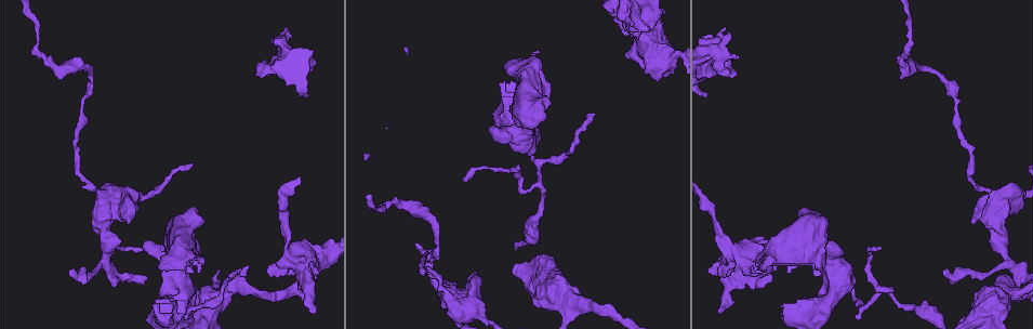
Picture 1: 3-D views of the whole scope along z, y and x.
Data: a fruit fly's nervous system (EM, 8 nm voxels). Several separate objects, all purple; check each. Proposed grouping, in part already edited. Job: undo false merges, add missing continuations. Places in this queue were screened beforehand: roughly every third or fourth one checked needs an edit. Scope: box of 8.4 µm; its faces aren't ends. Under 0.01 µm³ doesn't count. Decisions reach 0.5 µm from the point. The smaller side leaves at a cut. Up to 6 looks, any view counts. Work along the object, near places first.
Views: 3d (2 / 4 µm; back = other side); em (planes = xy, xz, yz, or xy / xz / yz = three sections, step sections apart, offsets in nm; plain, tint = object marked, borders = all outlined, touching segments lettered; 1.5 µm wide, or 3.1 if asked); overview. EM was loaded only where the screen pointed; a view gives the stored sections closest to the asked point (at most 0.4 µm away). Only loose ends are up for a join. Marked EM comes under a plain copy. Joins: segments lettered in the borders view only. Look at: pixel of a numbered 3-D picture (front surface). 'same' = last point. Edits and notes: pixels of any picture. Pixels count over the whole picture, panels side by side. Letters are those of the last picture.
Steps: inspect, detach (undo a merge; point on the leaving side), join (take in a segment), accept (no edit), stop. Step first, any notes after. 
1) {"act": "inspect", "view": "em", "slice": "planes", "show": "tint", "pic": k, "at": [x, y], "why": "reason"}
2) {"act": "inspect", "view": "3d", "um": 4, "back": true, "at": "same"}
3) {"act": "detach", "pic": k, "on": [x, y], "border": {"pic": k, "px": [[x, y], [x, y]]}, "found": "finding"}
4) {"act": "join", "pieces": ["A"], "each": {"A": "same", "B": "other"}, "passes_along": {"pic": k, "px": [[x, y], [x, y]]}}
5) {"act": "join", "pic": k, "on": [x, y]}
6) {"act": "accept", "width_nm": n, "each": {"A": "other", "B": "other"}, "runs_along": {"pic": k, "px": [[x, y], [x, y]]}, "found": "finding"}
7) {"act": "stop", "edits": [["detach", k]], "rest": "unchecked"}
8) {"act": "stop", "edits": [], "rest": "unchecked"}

{"act": "inspect", "view": "em", "slice": "yz", "step": 8, "show": "borders", "pic": 1, "at": [314, 313], "why": "an open end"}

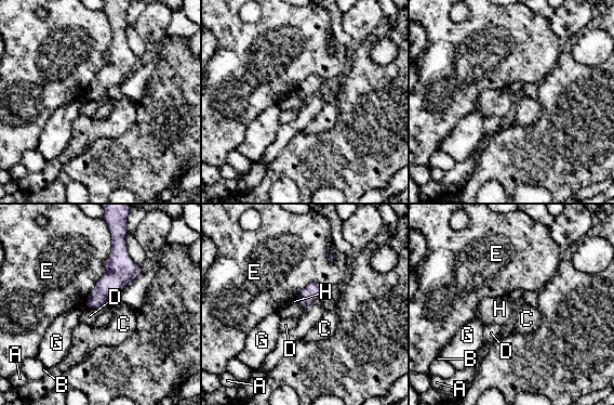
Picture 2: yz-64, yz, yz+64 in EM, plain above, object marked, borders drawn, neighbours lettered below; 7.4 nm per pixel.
{"act": "accept", "width_nm": 120, "each": {"A": "other", "B": "other", "C": "other", "D": "other", "E": "other", "G": "other", "H": "other"}, "border": {"pic": 2, "px": [[296, 299], [305, 309]]}, "found": "no lettered segment goes on from it"}

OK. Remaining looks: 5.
{"act": "inspect", "view": "3d", "um": 2, "pic": 1, "at": [752, 270], "why": "free end"}

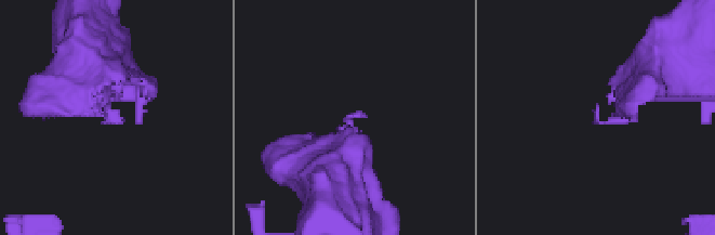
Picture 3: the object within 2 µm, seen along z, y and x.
{"act": "inspect", "view": "em", "slice": "xz", "step": 8, "show": "borders", "pic": 3, "at": [596, 121], "why": "now the EM"}

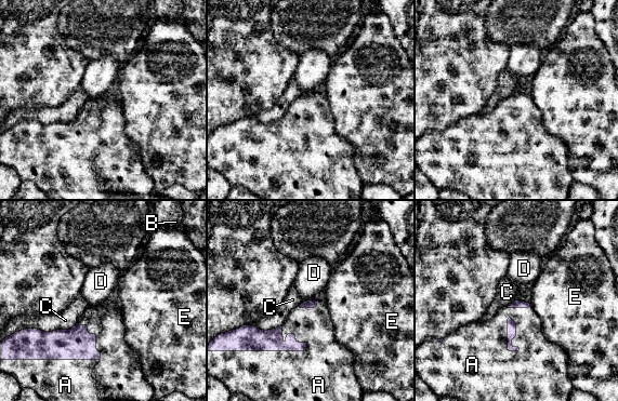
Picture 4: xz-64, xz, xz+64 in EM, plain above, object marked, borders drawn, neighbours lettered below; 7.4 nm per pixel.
{"act": "join", "pieces": ["A"], "each": {"A": "same", "B": "other", "C": "other", "D": "other", "E": "other"}, "passes_along": {"pic": 4, "px": [[250, 338], [281, 350], [285, 383]]}, "found": "it goes on there"}

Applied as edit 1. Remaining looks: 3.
{"act": "inspect", "view": "em", "slice": "yz", "step": 4, "show": "borders", "pic": 1, "at": [829, 245], "why": "thick end"}

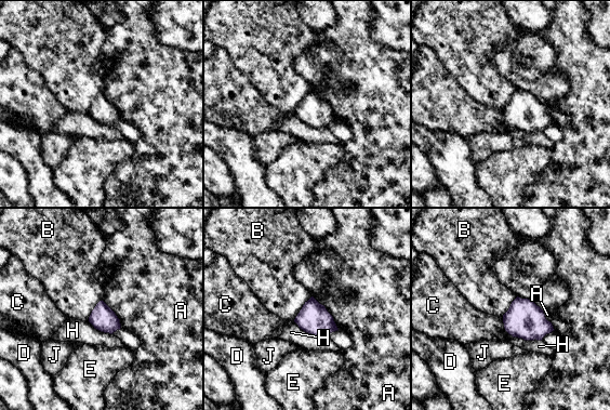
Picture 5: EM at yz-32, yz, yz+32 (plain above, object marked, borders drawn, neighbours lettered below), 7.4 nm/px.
{"act": "accept", "longest_contact_nm": ["A", 300], "each": {"A": "other", "B": "other", "C": "other", "D": "other", "E": "other", "H": "other", "J": "other"}, "border": {"pic": 5, "px": [[312, 296], [293, 320]]}, "found": "no lettered segment goes on from it"}

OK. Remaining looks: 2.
{"act": "stop", "edits": [["join", 4]], "rest": "unchecked"}

